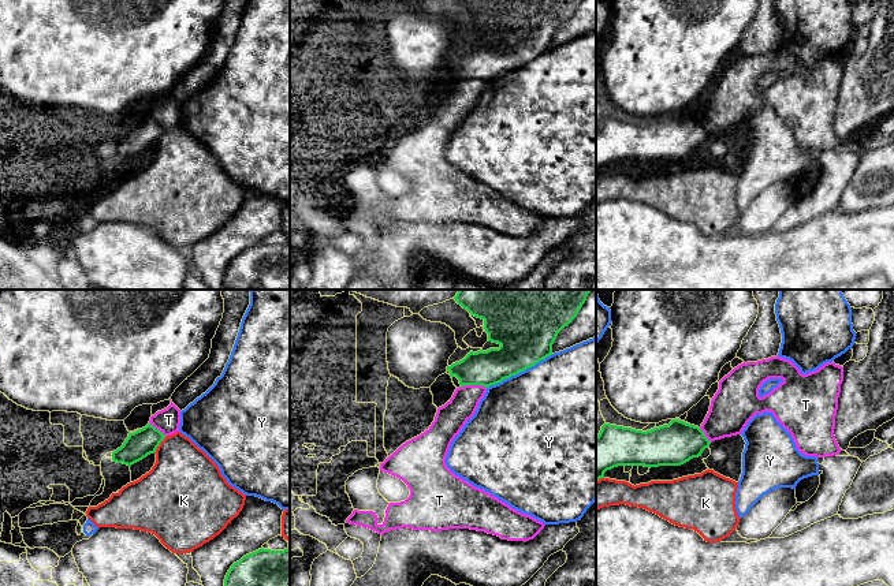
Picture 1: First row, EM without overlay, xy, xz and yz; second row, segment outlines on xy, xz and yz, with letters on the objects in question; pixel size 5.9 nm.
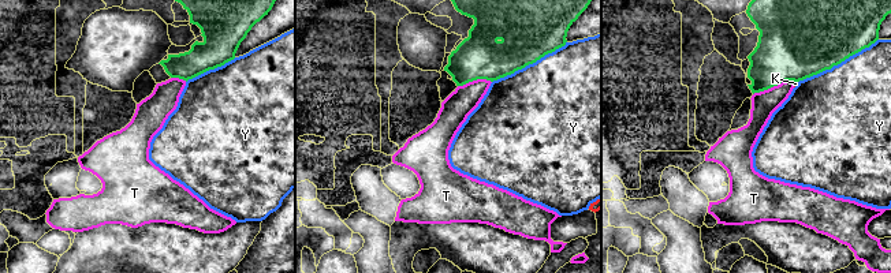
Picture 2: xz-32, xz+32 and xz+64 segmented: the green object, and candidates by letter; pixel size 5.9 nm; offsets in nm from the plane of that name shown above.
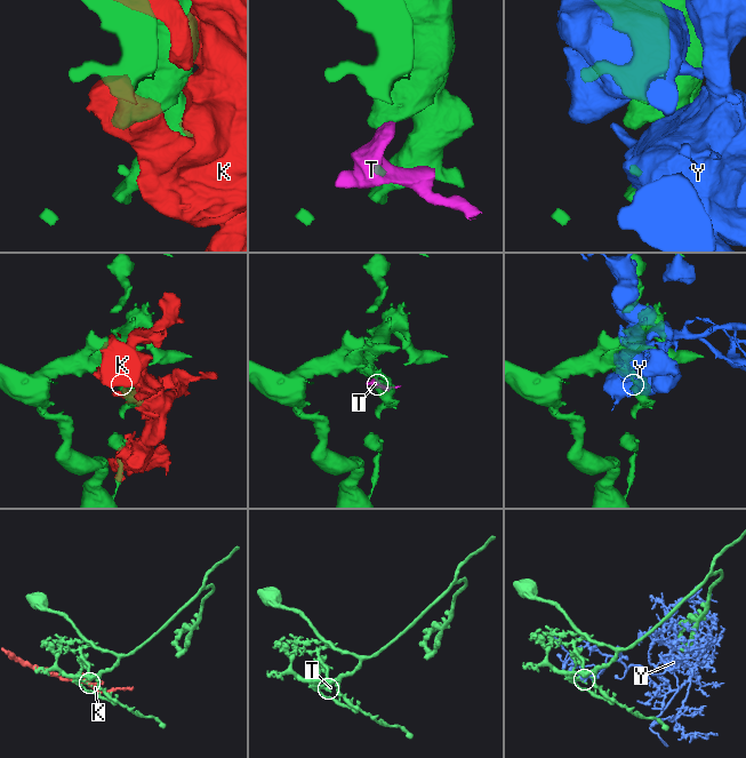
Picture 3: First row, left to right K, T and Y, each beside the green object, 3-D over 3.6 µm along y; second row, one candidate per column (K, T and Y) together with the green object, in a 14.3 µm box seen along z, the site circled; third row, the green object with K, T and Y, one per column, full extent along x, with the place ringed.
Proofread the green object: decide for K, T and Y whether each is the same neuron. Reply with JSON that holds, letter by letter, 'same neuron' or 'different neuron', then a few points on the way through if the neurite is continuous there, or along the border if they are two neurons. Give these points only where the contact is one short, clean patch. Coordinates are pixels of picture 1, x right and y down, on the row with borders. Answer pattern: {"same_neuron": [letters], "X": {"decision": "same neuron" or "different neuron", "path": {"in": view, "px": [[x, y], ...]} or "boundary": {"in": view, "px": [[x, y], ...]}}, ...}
{"same_neuron": [], "K": {"decision": "different neuron"}, "T": {"decision": "different neuron", "boundary": {"in": "xz", "px": [[461, 385], [483, 385], [485, 388]]}}, "Y": {"decision": "different neuron"}}

